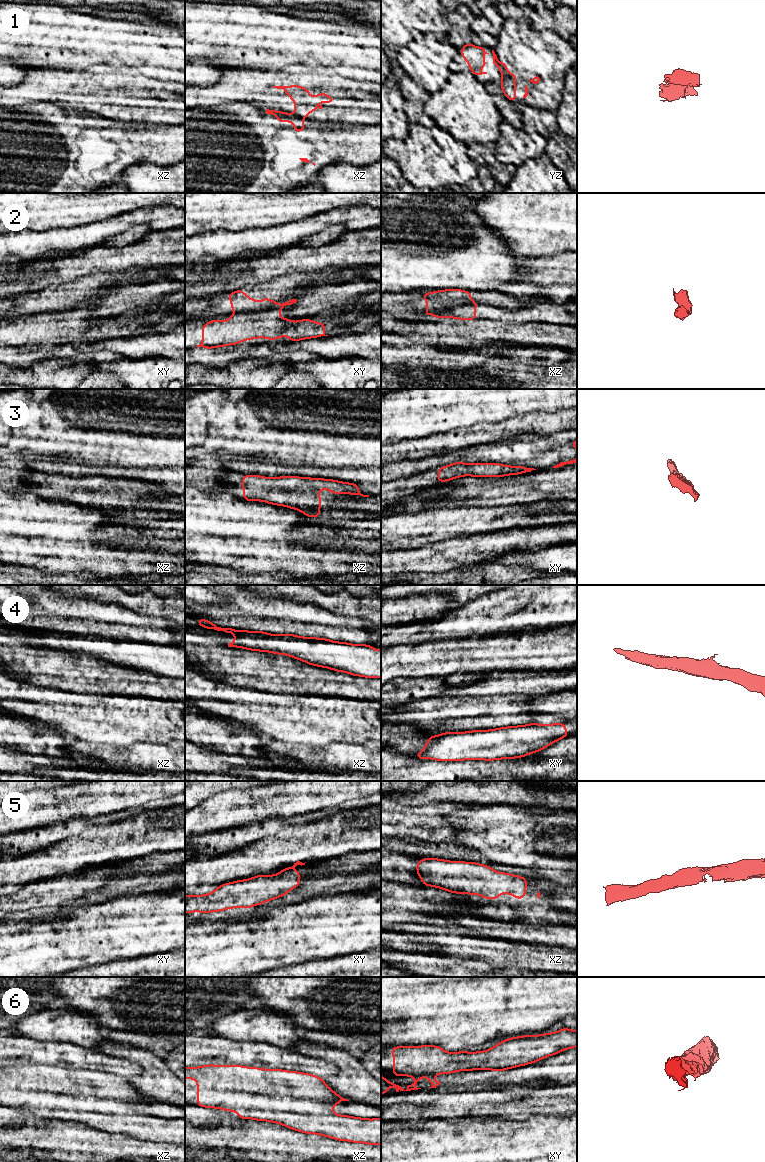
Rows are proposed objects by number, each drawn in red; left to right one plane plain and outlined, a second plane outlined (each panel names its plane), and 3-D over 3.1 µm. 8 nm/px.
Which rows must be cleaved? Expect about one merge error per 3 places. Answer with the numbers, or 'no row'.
1, 2

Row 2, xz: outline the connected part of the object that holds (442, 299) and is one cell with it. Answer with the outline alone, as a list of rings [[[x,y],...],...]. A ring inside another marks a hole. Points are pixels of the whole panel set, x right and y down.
[[[461,289],[437,290],[437,292],[427,292],[423,295],[423,300],[427,302],[425,317],[433,314],[436,310],[443,310],[455,306],[470,304],[471,291]]]

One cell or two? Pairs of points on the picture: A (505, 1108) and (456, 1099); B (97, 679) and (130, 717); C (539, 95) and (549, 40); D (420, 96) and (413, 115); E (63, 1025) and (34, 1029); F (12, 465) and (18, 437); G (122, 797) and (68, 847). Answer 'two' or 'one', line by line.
A: one
B: two
C: one
D: one
E: one
F: two
G: two

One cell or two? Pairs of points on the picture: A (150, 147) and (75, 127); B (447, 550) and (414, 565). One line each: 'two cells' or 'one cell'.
A: one cell
B: one cell

